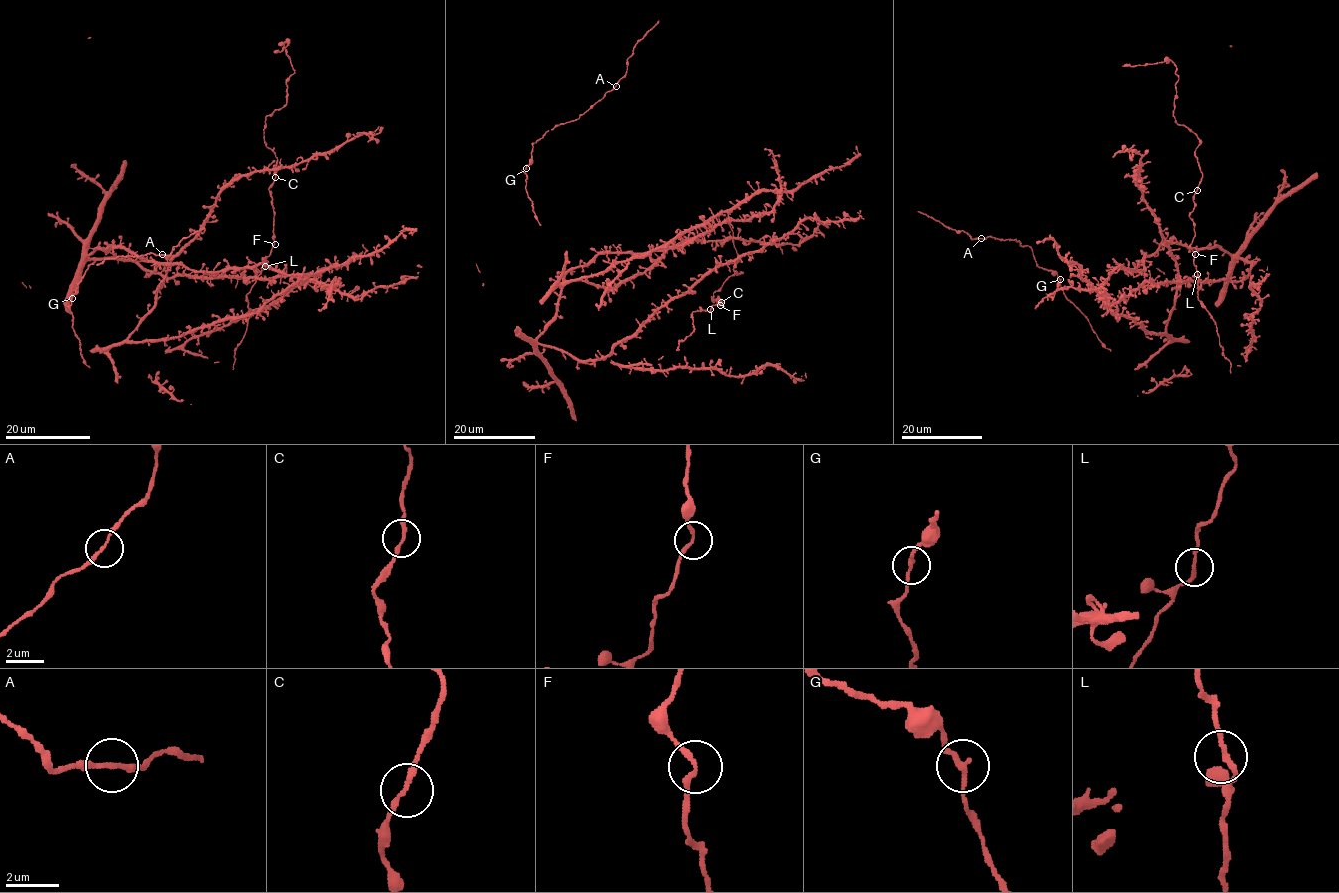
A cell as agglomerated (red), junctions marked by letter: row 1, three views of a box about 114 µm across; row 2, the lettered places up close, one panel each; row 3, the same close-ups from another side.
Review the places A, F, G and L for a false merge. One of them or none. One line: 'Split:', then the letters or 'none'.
Split: none

